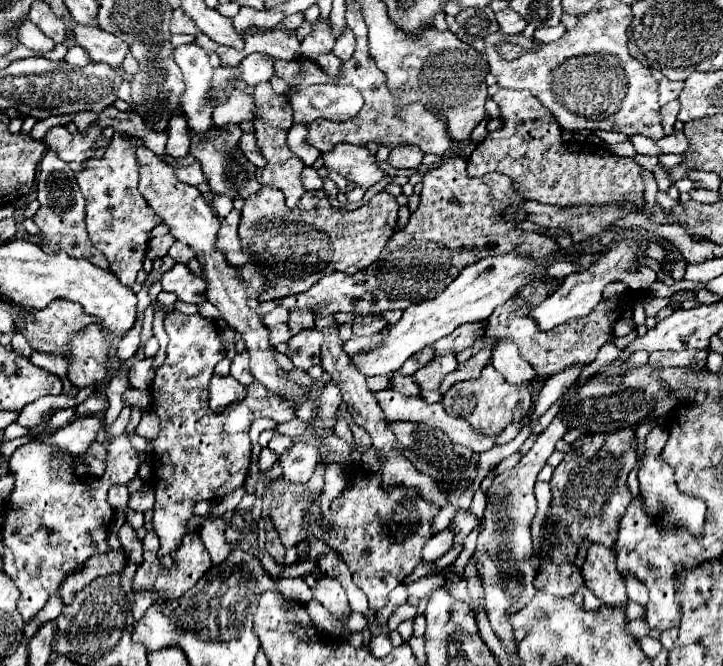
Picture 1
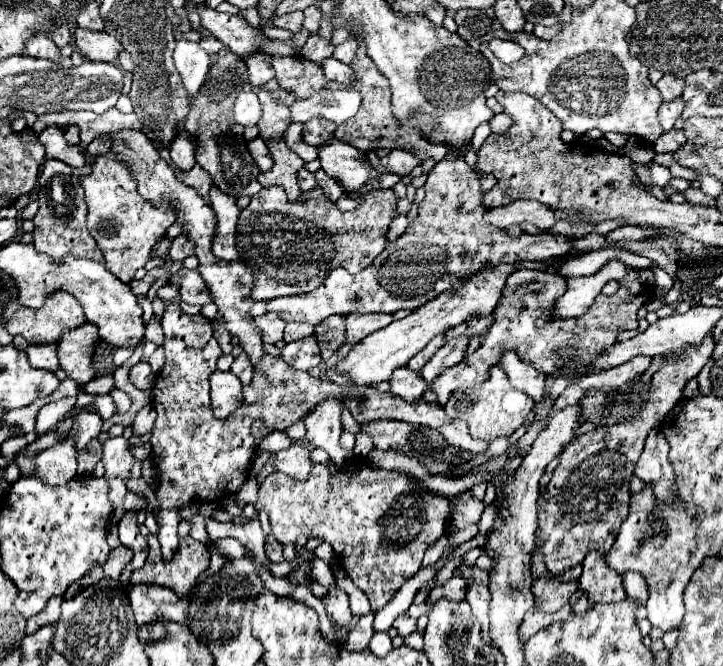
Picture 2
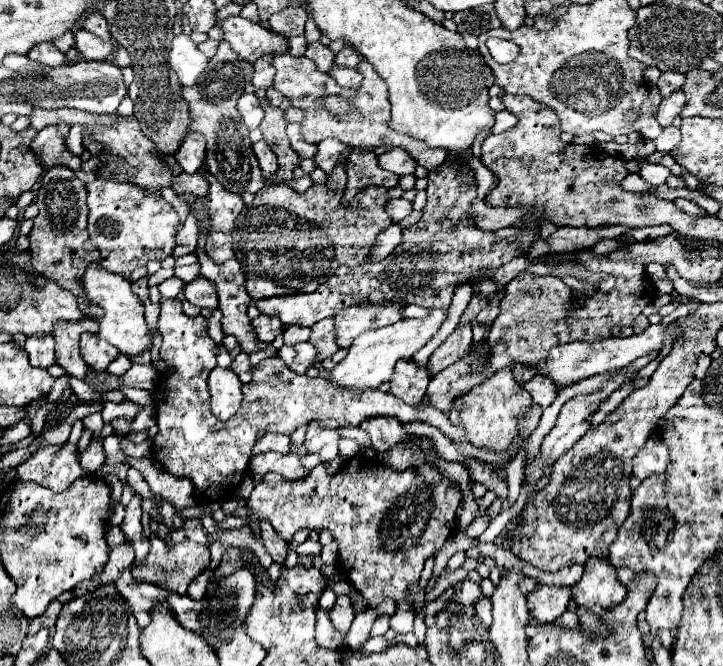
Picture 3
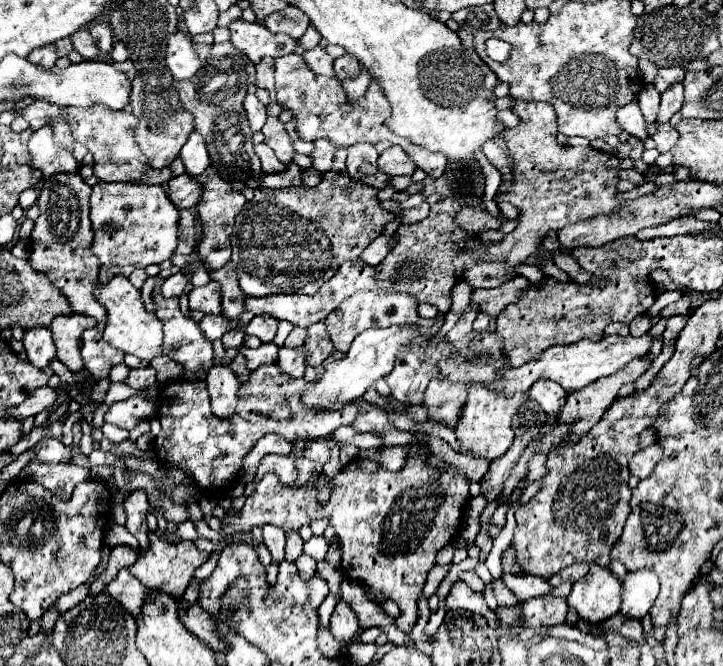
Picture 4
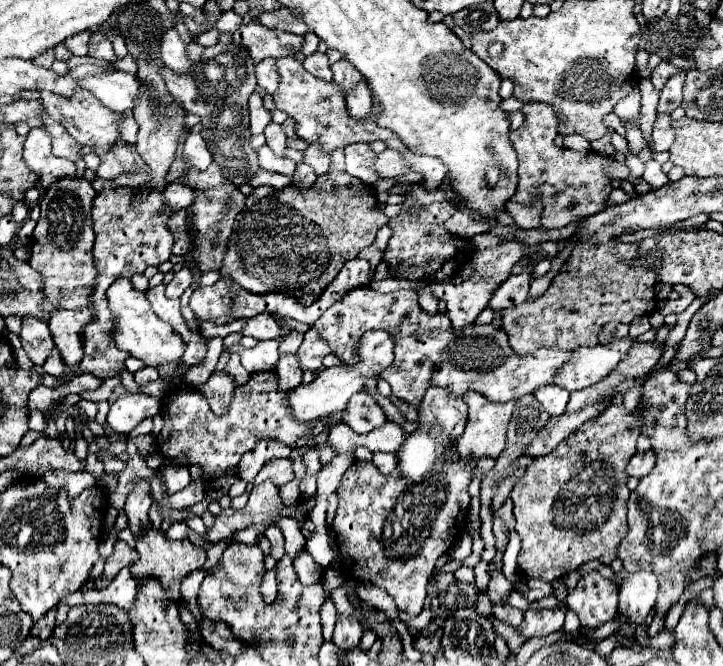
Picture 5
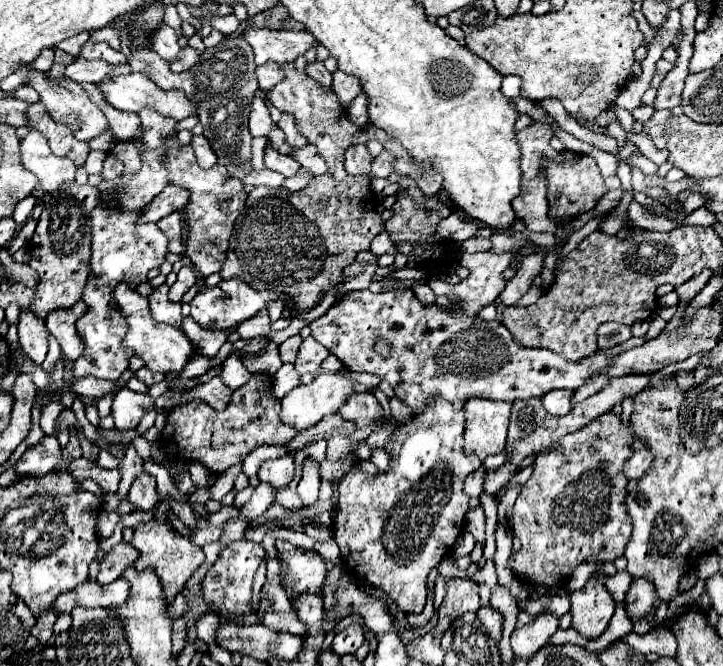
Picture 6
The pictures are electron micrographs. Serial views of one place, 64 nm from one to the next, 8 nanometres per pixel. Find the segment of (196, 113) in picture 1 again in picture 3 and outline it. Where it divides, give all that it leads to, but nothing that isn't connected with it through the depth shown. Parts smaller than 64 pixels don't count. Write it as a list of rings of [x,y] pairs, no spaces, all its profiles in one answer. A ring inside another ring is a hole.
[[[180,34],[172,40],[170,66],[178,74],[182,86],[192,88],[198,84],[198,78],[204,74],[208,66],[208,58],[204,52],[198,50],[198,46],[190,40],[190,36]]]

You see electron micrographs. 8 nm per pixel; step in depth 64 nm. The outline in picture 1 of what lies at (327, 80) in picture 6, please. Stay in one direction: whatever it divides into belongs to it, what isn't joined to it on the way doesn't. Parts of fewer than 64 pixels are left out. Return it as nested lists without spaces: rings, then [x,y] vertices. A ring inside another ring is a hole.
[[[318,18],[312,26],[312,32],[302,40],[300,52],[304,58],[312,58],[312,56],[318,56],[318,52],[330,52],[334,42],[336,42],[336,36],[330,20]]]

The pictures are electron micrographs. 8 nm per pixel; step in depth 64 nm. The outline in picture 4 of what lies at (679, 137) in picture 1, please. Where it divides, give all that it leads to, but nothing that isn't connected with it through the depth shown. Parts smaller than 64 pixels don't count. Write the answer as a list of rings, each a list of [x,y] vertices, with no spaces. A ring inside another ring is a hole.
[[[660,124],[658,126],[658,132],[656,132],[656,138],[654,138],[654,142],[656,142],[656,148],[660,150],[660,152],[668,152],[676,142],[678,142],[678,130],[676,128],[672,128],[670,124]]]

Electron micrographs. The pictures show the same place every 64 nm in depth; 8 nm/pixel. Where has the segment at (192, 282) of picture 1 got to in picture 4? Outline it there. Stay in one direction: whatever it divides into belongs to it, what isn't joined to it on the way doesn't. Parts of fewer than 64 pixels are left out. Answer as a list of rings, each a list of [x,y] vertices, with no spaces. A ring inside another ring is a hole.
[[[208,282],[206,286],[192,288],[188,292],[190,308],[202,310],[206,314],[220,314],[220,284]]]

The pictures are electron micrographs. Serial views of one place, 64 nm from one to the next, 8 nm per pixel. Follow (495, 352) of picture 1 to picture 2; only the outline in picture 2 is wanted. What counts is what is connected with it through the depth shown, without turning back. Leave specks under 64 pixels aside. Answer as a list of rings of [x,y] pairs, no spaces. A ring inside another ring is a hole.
[[[514,350],[510,352],[504,352],[498,366],[506,372],[508,380],[512,382],[512,386],[520,392],[526,392],[532,400],[540,402],[548,396],[548,390],[546,390],[546,374],[540,374],[536,372],[528,362],[520,360],[516,356]]]

